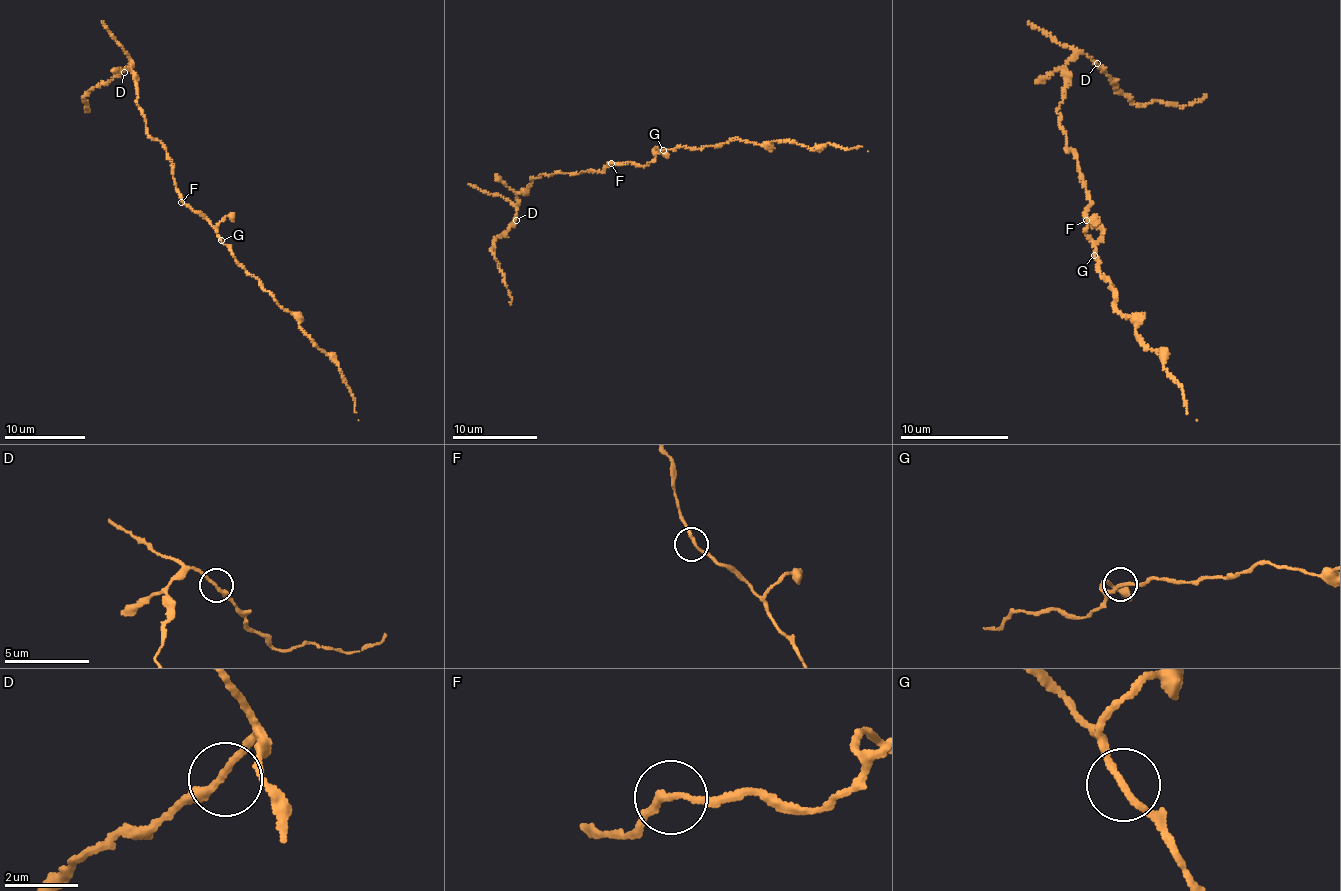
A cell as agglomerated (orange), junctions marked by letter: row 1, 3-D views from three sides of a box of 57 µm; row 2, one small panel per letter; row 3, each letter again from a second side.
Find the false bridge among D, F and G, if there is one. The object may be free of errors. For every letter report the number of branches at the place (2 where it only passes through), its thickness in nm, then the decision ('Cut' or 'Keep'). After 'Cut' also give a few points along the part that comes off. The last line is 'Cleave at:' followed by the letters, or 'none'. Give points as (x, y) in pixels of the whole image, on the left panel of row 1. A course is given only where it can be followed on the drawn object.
D: Branches: 2. Thickness 180 nm. Keep
F: Branches: 2. Thickness 180 nm. Keep
G: Branches: 2. Thickness 190 nm. Keep
Cleave at: none

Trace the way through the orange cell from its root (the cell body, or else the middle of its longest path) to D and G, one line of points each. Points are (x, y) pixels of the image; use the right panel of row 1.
D: (1087, 217), (1089, 191), (1075, 152), (1067, 146), (1057, 108), (1063, 100), (1064, 68), (1079, 53), (1097, 63)
G: (1087, 217), (1092, 226), (1094, 224), (1103, 232), (1095, 255)

